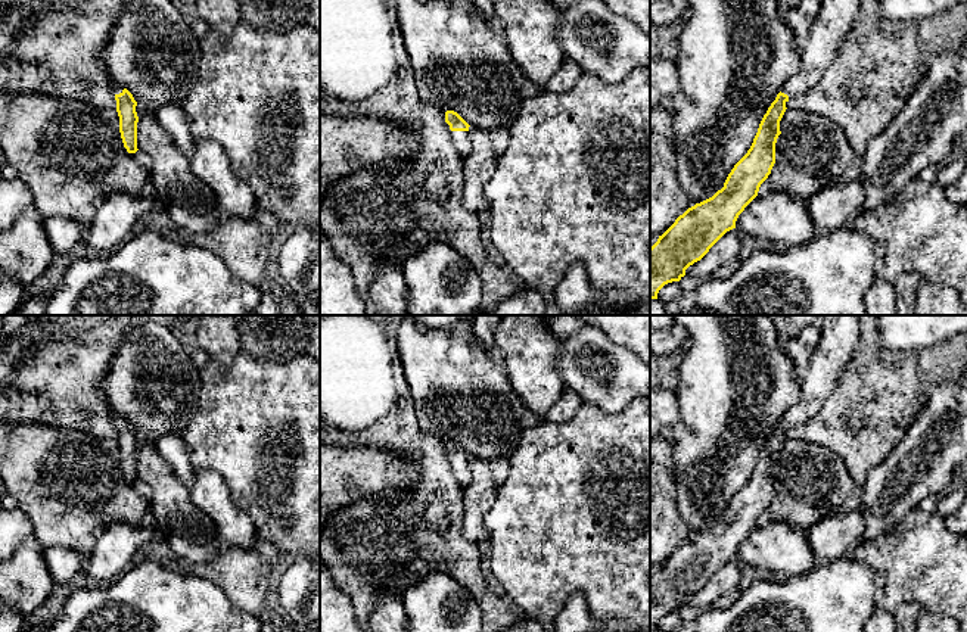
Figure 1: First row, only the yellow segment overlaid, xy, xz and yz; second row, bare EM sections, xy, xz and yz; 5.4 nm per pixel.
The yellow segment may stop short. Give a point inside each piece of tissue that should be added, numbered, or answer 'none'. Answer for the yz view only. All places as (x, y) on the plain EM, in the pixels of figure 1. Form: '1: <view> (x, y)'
1: yz (839, 335)

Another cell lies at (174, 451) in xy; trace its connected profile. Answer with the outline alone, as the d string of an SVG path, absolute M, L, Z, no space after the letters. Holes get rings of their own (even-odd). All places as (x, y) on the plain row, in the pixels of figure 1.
M161 435L155 445L164 461L174 470L175 476L184 485L192 486L195 470L190 464L190 449L181 435Z

